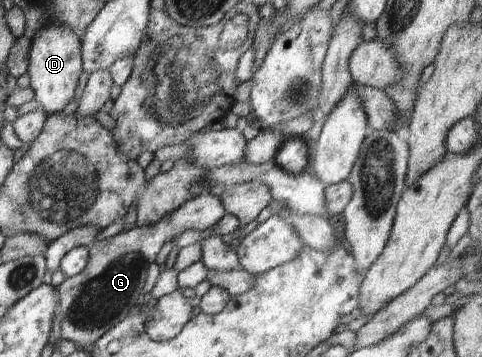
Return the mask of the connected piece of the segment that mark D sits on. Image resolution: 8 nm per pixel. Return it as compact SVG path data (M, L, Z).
M50 23L31 39L30 59L28 74L31 89L35 92L35 99L48 114L63 111L66 105L71 103L79 75L82 72L81 41L79 37L63 28L60 24Z

